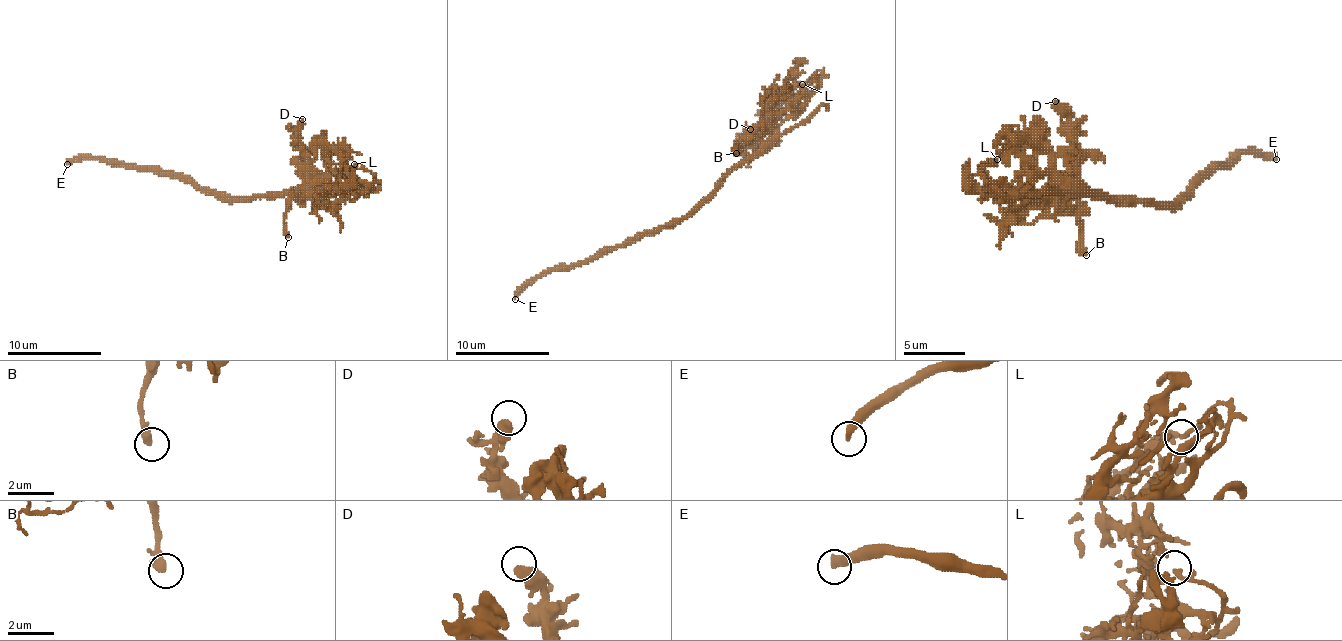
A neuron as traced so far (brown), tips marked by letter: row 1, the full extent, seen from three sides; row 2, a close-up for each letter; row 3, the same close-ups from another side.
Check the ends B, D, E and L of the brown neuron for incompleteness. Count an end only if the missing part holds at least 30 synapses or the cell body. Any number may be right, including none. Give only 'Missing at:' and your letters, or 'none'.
Missing at: E

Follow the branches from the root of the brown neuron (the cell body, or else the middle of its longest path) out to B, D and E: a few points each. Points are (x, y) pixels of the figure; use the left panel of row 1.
B: (248, 197), (300, 194), (314, 190), (312, 187), (300, 187), (293, 194), (284, 220), (284, 232), (288, 237)
D: (248, 197), (300, 194), (314, 185), (310, 152), (298, 135), (298, 124), (302, 119)
E: (248, 197), (222, 197), (180, 178), (121, 161), (76, 159), (67, 164)

